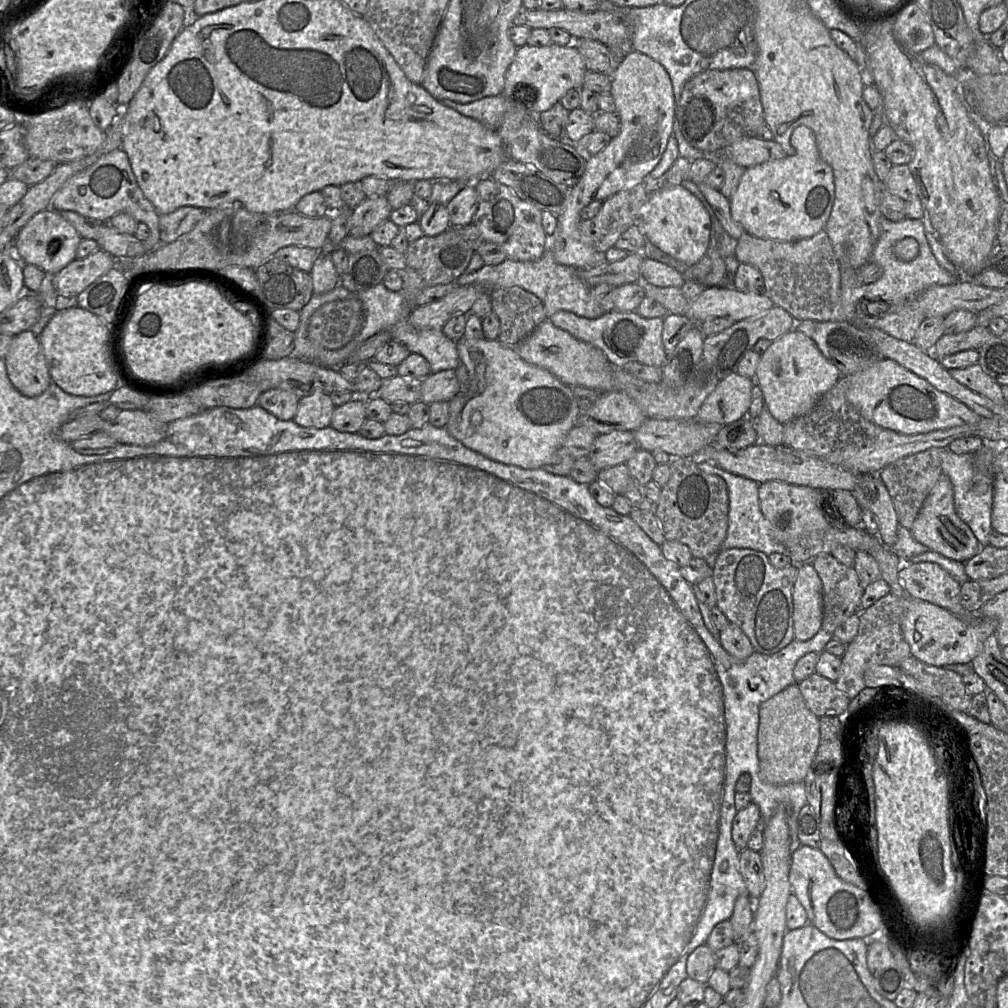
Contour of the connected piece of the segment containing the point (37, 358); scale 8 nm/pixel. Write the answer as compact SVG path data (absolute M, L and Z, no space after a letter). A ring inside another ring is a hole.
M30 329L13 337L5 363L10 381L26 397L42 394L52 382L39 338Z

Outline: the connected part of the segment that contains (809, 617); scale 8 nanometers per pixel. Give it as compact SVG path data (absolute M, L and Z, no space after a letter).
M812 564L797 567L792 591L794 635L799 641L807 641L822 628L823 586Z

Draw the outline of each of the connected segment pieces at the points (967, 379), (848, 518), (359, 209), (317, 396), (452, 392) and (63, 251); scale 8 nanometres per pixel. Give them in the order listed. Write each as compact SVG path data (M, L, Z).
M979 363L964 369L950 369L949 375L961 385L997 404L1005 404L1002 386L986 374Z
M848 490L821 491L821 508L832 526L862 527L862 508Z
M385 195L366 197L351 210L348 235L354 238L370 235L378 225L389 219L392 210Z
M313 392L299 399L293 420L301 427L323 429L330 426L334 409L329 394Z
M444 370L429 374L422 380L420 401L425 404L449 402L459 393L459 382L455 370Z
M49 208L35 214L19 231L13 243L13 252L23 264L35 265L47 275L54 275L76 259L81 239L59 211Z

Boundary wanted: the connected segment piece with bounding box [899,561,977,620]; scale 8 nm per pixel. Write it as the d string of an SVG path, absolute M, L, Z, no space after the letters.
M933 562L904 563L899 577L907 592L918 599L947 609L957 617L968 620L973 614L961 604L960 583Z

